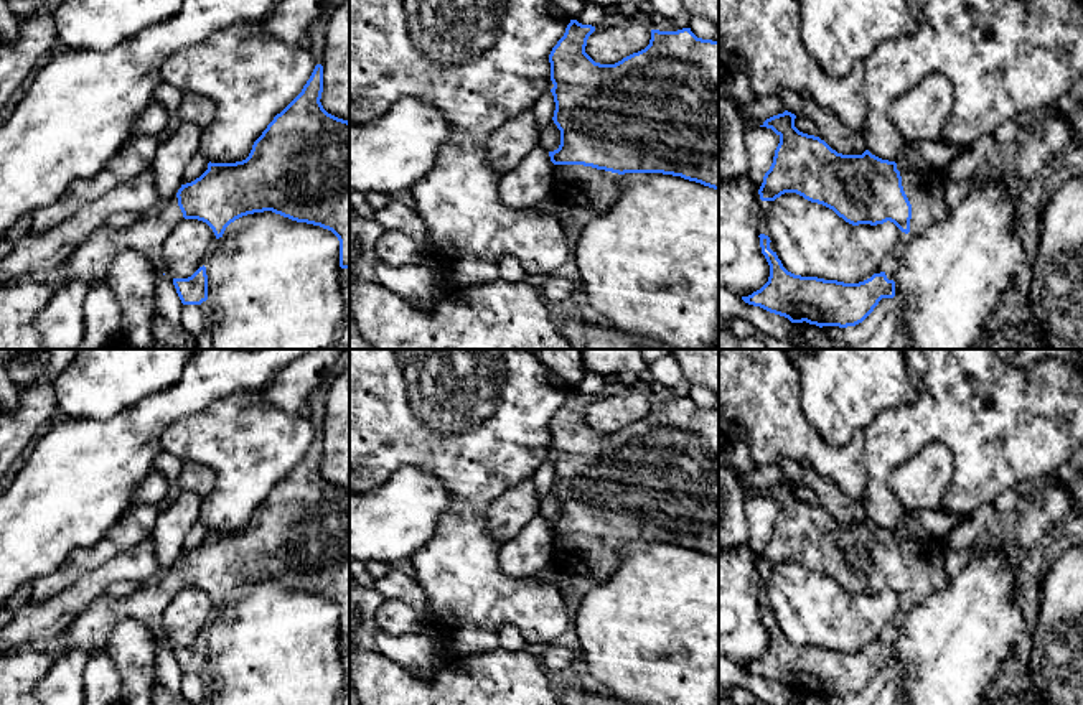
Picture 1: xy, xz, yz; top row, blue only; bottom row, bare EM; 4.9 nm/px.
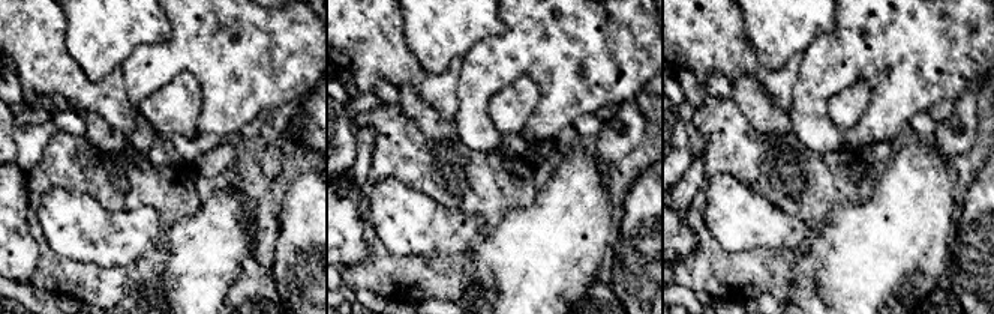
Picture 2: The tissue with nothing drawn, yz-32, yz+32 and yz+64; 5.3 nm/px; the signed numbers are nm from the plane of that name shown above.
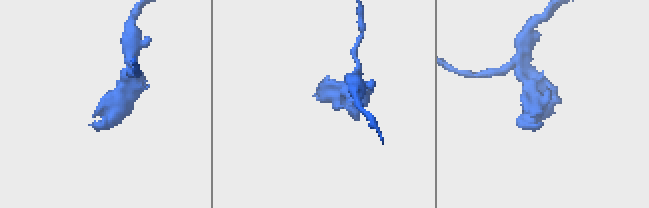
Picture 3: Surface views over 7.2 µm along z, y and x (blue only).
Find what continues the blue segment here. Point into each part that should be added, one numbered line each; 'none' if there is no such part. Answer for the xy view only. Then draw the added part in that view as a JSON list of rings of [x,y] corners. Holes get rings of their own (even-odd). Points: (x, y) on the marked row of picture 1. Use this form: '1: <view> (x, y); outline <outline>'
none

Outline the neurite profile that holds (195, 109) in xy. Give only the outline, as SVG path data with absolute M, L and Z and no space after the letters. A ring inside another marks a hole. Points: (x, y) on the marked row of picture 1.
M183 92L180 105L181 124L190 122L204 130L214 119L214 104L198 94Z

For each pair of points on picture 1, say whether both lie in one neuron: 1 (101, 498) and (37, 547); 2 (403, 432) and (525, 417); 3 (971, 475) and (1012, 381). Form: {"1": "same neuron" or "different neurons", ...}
{"1": "same neuron", "2": "same neuron", "3": "same neuron"}

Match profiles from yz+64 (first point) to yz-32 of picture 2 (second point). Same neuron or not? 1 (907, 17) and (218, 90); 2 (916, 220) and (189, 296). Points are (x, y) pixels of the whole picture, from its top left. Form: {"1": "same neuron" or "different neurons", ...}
{"1": "same neuron", "2": "same neuron"}

